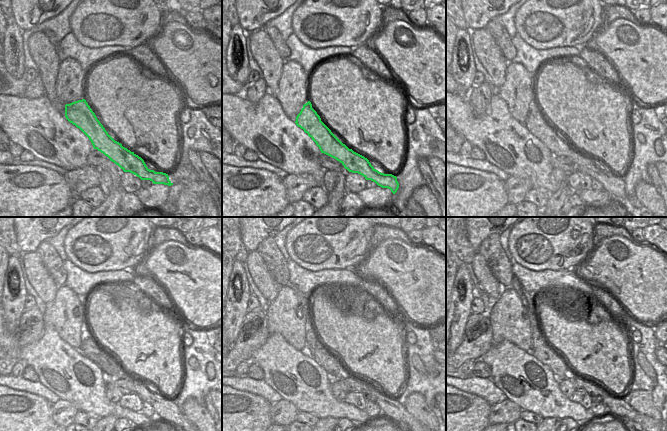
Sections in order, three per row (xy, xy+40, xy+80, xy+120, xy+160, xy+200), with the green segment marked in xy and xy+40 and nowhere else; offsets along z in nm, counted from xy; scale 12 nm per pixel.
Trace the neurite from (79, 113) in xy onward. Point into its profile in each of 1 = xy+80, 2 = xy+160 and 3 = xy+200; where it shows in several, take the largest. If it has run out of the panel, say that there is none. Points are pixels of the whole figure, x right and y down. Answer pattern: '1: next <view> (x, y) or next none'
1: next xy+80 (536, 123)
2: next xy+160 (391, 407)
3: next xy+200 (618, 406)

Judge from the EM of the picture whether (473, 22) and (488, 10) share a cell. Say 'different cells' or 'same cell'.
same cell

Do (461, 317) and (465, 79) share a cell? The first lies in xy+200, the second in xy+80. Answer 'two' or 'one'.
one

